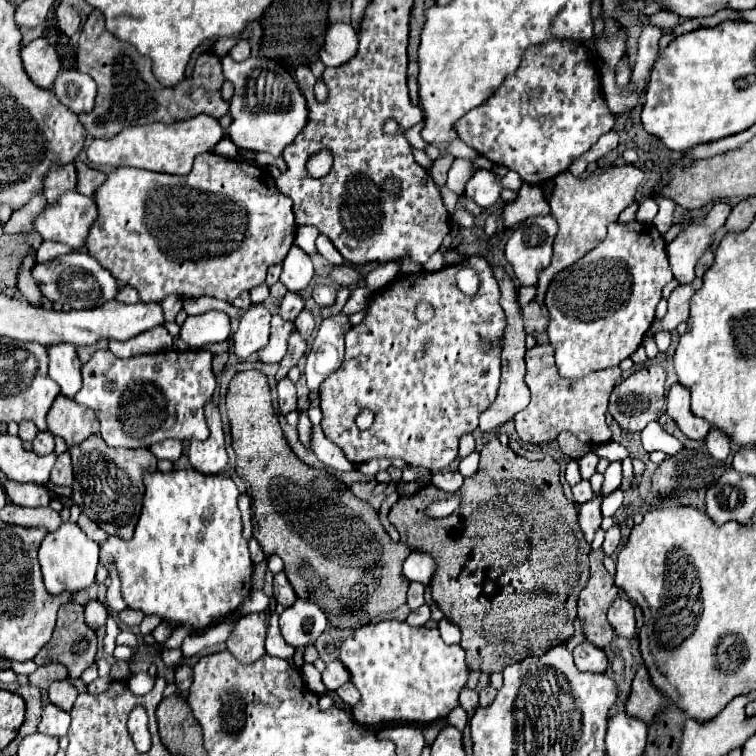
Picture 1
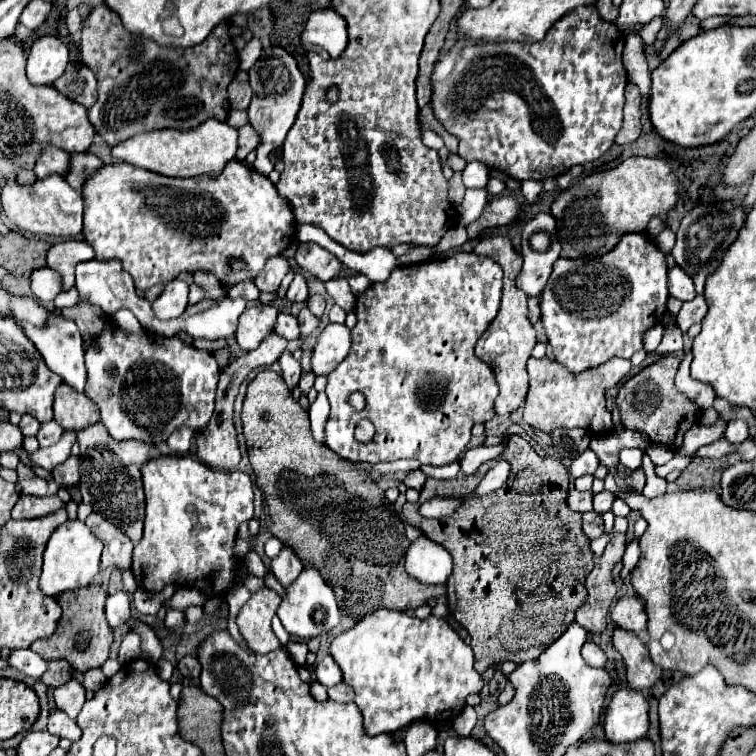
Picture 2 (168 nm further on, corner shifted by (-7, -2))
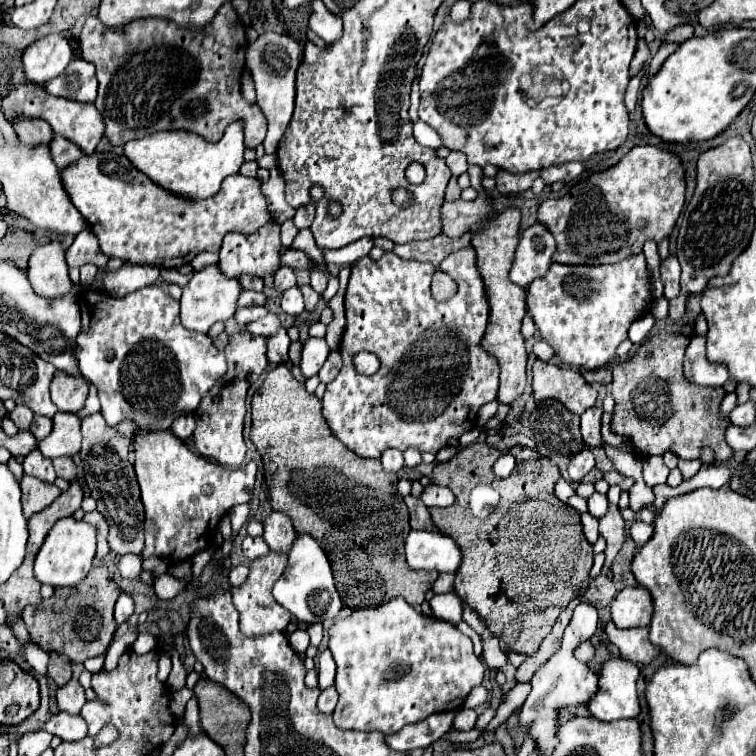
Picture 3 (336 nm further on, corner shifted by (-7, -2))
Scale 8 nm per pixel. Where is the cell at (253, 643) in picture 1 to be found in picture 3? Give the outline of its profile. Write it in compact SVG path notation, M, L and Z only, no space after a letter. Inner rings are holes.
M270 552L268 556L254 560L250 564L250 574L248 580L240 586L240 588L232 588L232 600L234 606L240 614L240 630L246 636L262 636L262 634L272 634L276 630L284 630L288 626L288 622L292 620L290 614L286 614L286 610L282 610L282 606L278 606L278 602L274 602L272 596L272 586L274 582L282 576L282 572L286 570L286 558L282 554Z

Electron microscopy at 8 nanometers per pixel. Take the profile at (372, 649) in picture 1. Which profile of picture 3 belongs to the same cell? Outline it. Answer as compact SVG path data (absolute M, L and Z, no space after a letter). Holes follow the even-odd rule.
M394 598L386 604L380 604L376 608L362 608L362 610L356 610L352 612L352 616L344 618L344 620L338 620L330 626L328 630L328 648L334 656L334 662L336 662L336 688L338 688L338 694L340 694L340 700L338 700L338 706L334 710L334 724L342 730L360 730L360 732L372 732L372 730L380 730L384 734L396 734L398 730L402 730L406 724L416 724L424 718L428 718L430 714L438 714L438 712L456 712L466 696L470 694L472 688L480 686L482 684L482 676L484 676L484 662L474 654L472 650L472 640L468 636L464 636L454 624L450 622L444 622L444 620L438 620L434 616L424 616L422 612L418 612L416 608L412 608L410 604L406 604L406 600L402 598Z

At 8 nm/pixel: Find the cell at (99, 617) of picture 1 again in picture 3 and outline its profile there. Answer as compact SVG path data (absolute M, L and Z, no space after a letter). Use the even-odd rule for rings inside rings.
M122 592L120 598L118 598L118 602L116 602L116 606L114 606L114 620L116 620L116 624L124 624L132 616L132 612L134 612L132 596L126 594L126 592Z

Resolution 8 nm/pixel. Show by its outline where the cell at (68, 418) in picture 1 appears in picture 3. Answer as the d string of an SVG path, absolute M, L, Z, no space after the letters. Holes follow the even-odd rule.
M56 372L50 392L52 392L52 402L58 406L60 412L78 414L84 408L84 400L88 396L88 386L80 378Z

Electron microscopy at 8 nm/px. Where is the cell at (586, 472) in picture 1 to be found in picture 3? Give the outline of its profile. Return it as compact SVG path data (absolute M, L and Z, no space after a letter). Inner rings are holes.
M588 448L580 450L570 460L570 466L568 466L568 472L570 472L572 482L580 482L592 468L594 468L594 454L592 454L592 450L588 450Z

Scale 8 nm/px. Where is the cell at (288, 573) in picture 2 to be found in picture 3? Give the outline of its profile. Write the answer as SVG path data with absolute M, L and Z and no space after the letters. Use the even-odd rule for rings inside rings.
M272 512L264 522L264 540L272 552L280 552L284 556L290 554L290 546L294 544L296 530L288 516L280 512Z

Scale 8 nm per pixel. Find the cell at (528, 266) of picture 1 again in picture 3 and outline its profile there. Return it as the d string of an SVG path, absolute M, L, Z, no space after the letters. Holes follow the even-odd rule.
M536 222L520 236L520 244L510 270L510 280L522 288L530 286L536 278L542 278L552 264L556 252L556 240L550 230Z

